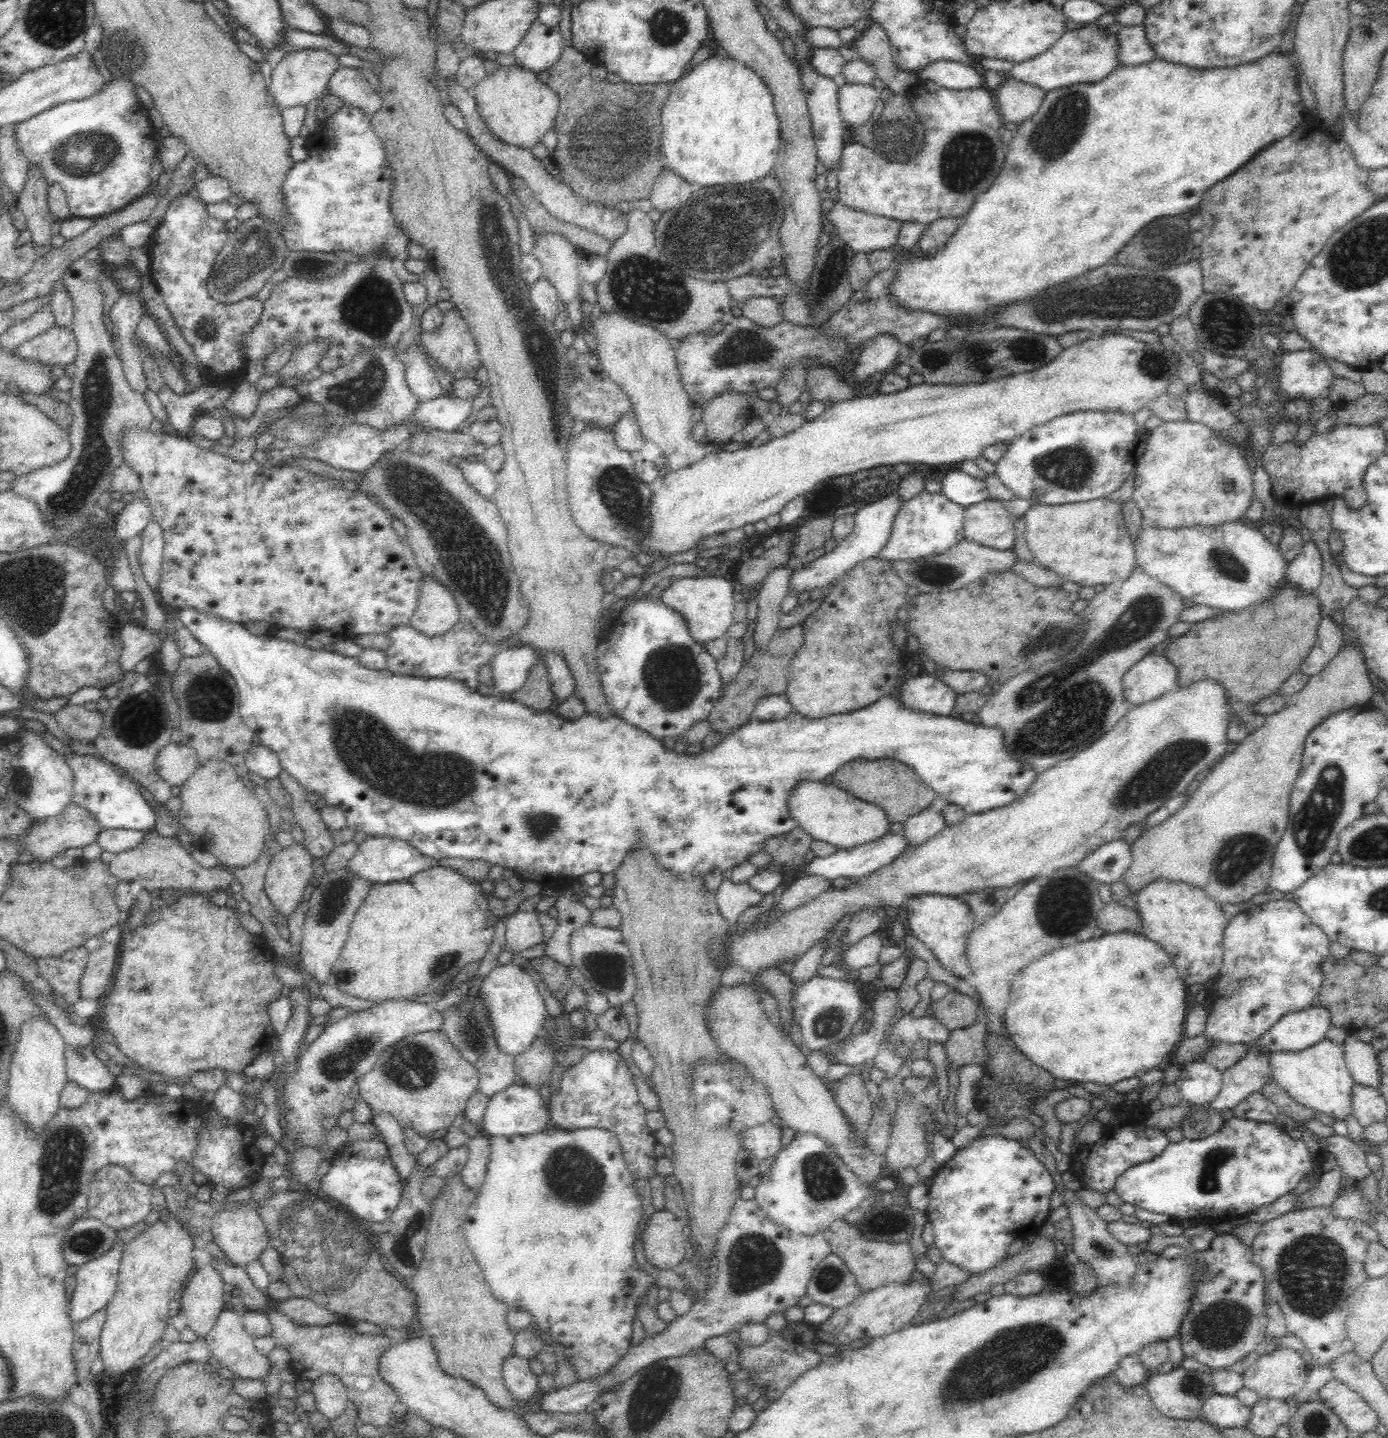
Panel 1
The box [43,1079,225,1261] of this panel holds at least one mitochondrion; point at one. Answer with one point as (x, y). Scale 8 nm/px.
(86, 1242)

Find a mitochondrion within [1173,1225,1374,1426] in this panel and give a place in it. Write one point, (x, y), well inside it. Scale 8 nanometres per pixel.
(1311, 1273)

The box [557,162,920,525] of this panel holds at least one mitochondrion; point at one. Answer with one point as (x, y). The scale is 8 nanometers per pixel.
(719, 231)

